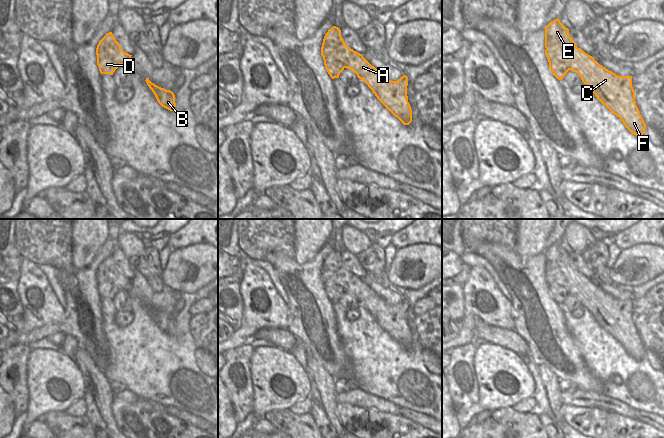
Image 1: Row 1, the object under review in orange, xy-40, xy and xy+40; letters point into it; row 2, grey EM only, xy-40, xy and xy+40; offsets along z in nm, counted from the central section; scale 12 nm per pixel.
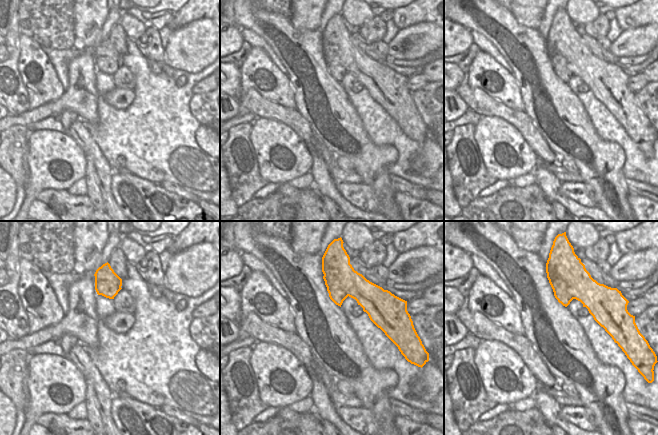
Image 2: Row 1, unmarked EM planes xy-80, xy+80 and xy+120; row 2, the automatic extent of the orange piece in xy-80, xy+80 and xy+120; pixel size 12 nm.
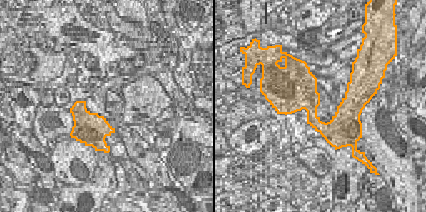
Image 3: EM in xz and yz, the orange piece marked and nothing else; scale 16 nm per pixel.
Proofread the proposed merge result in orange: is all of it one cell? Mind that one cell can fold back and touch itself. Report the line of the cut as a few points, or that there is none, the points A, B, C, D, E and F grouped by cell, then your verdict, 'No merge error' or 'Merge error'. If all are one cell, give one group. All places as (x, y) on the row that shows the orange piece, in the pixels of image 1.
Split along xy+40 (551, 36), (552, 58), (560, 60), (569, 69). Groups: A B C E F / D. Merge error

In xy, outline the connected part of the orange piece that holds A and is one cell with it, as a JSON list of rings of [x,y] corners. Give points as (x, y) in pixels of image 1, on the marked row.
[[[333,26],[325,34],[322,46],[324,46],[325,39],[329,37],[328,50],[331,57],[341,61],[345,68],[354,71],[357,74],[357,77],[363,80],[368,87],[375,94],[377,99],[395,116],[397,117],[404,125],[409,125],[412,122],[412,109],[408,102],[407,96],[407,86],[408,86],[408,77],[403,75],[397,81],[391,81],[383,74],[381,74],[374,66],[372,66],[362,54],[354,51],[348,47],[342,36],[340,28]]]

